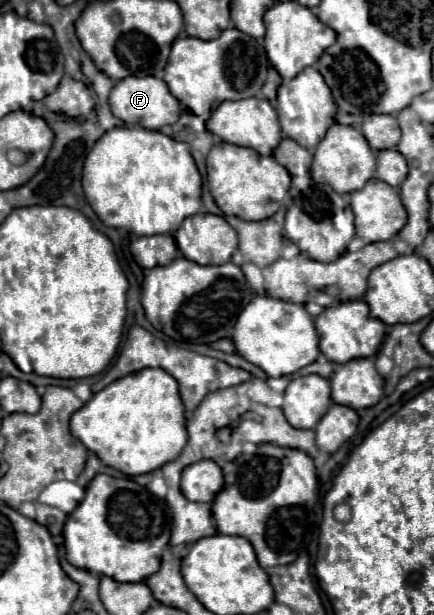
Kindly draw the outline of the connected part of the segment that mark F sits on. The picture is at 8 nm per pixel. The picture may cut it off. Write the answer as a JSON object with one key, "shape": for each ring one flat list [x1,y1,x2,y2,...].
{"shape":[[129,76,119,80,111,90,109,106,111,112,125,124,141,124,147,130,159,130,165,124,175,124,181,114,181,104,177,102,177,98,169,92,167,84,155,76,145,76,145,78]]}

